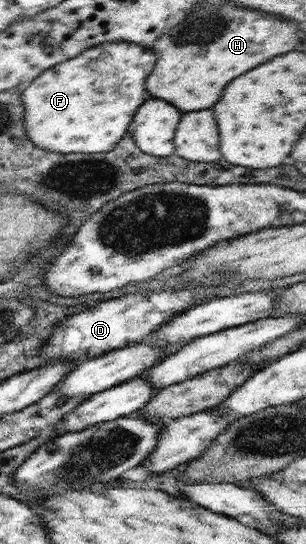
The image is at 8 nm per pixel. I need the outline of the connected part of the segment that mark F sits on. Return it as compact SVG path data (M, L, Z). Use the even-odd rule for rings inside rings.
M106 43L84 51L71 61L55 64L22 87L25 133L35 147L57 153L105 153L123 139L137 107L145 101L145 79L153 71L156 59L151 51L145 51L138 43Z

